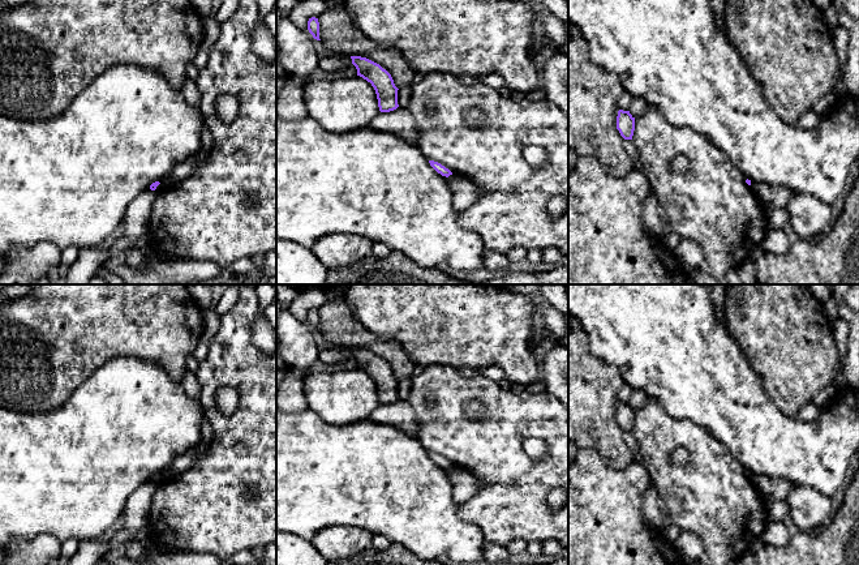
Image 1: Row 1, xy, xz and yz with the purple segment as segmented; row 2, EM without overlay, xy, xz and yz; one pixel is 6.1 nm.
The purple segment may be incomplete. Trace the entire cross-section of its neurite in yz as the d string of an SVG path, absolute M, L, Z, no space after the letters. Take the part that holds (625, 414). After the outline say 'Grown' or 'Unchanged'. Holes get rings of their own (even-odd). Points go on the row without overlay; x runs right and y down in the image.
M618 403L617 421L624 432L632 432L635 423L635 410L630 406L630 403Z. Unchanged

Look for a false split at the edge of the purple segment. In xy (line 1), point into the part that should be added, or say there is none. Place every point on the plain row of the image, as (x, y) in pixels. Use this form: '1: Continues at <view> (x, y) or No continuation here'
1: No continuation here

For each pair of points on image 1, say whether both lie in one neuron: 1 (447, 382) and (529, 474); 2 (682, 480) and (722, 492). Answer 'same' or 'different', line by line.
1: same
2: same

